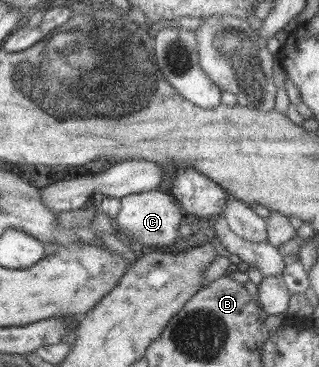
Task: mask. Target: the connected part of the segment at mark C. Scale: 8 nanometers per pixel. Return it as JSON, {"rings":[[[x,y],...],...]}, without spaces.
{"rings":[[[158,189],[126,194],[119,198],[121,205],[119,213],[113,219],[117,235],[121,238],[126,233],[139,242],[144,250],[147,246],[159,249],[161,246],[172,244],[178,237],[178,222],[183,219],[184,211],[172,195]]]}

